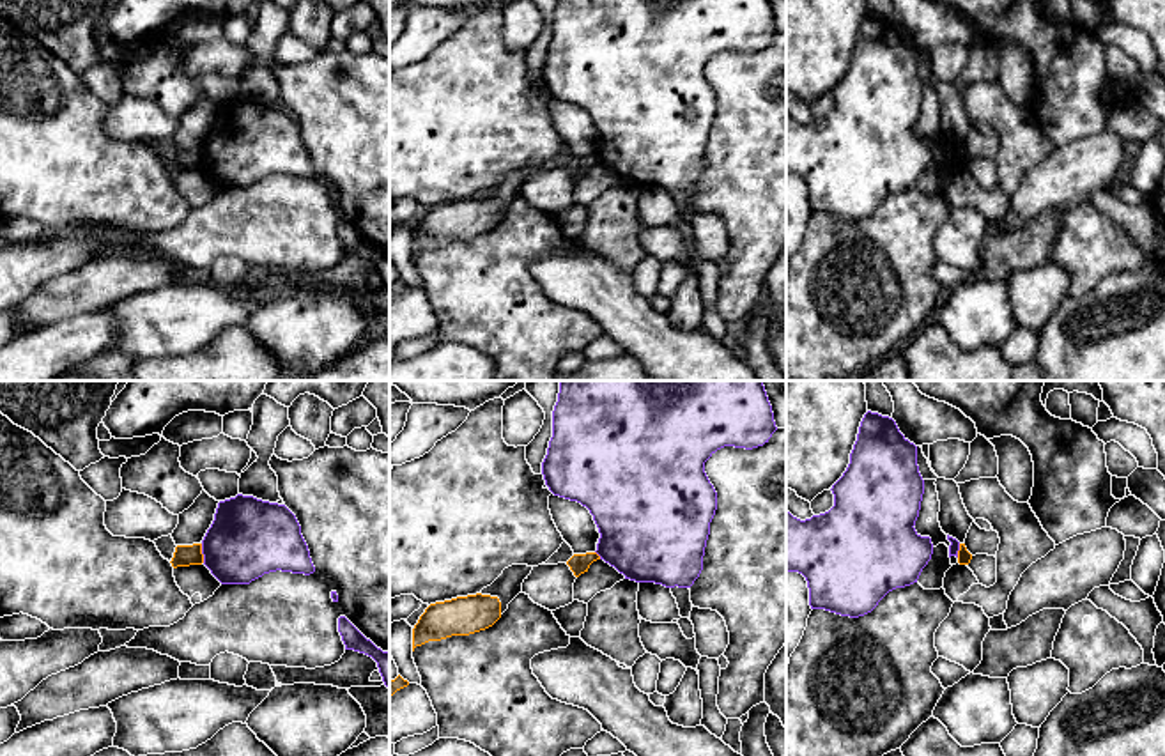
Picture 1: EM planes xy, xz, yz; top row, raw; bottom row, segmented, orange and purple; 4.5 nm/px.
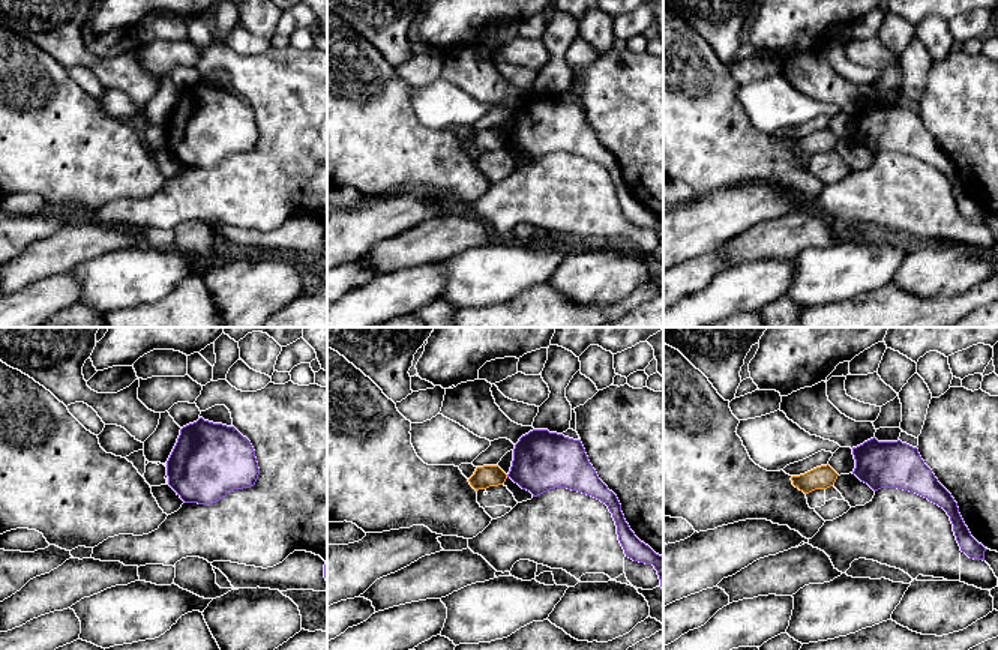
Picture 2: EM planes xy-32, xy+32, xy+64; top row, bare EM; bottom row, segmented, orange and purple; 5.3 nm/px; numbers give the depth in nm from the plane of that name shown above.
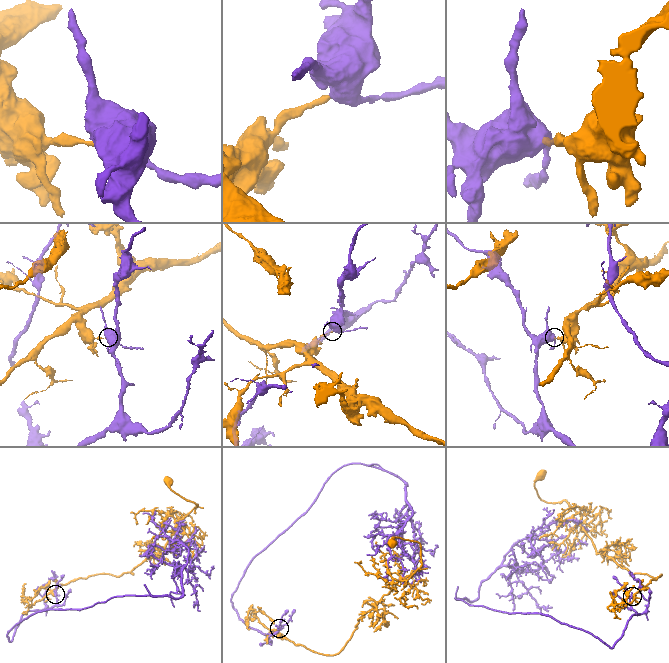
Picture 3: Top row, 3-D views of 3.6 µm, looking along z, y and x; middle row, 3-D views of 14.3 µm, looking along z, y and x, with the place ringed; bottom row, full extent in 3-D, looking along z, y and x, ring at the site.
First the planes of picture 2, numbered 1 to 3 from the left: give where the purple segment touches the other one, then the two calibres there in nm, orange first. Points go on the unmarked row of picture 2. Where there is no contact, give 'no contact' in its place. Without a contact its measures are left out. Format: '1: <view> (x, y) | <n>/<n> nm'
1: no contact
2: no contact
3: no contact

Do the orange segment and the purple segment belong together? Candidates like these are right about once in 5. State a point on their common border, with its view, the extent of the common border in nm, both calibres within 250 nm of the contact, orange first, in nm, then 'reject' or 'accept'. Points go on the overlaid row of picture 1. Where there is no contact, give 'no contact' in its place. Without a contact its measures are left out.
xy (200, 553) | 90 nm | 100/360 nm | reject

